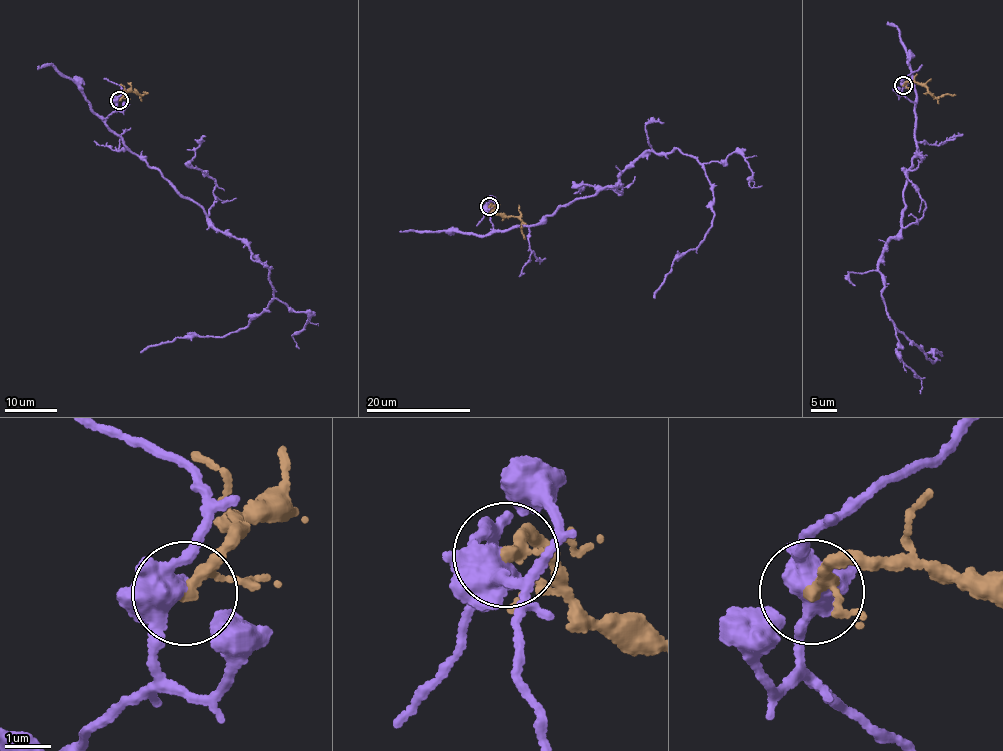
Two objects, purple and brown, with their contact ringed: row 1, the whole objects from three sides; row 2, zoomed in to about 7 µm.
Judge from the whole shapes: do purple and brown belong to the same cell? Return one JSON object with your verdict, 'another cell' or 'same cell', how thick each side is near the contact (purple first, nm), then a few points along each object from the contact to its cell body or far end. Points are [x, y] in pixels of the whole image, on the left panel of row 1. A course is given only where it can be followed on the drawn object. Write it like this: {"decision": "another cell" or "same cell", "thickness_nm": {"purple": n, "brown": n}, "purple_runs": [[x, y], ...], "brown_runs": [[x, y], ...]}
{"decision": "another cell", "thickness_nm": {"purple": 420, "brown": 200}, "purple_runs": [[119, 99], [106, 125], [212, 225], [248, 246], [269, 270], [273, 297], [222, 337], [183, 337], [140, 353]], "brown_runs": [[119, 99], [132, 89], [140, 96], [135, 88]]}

